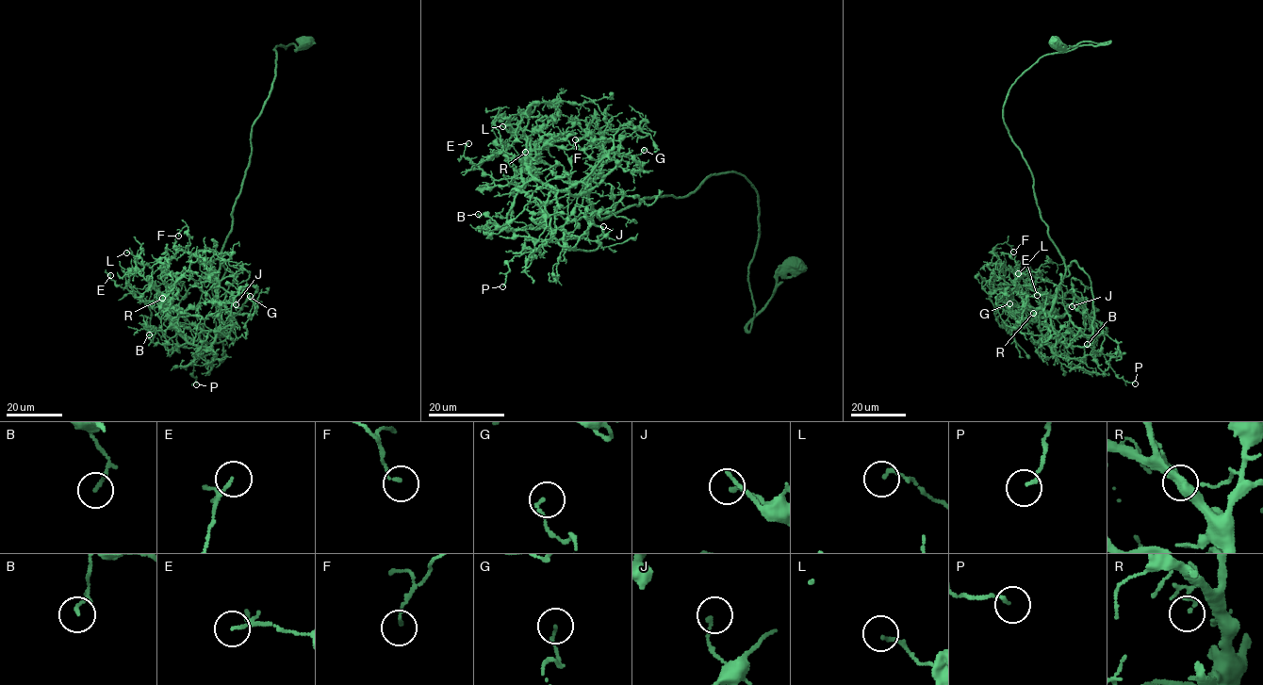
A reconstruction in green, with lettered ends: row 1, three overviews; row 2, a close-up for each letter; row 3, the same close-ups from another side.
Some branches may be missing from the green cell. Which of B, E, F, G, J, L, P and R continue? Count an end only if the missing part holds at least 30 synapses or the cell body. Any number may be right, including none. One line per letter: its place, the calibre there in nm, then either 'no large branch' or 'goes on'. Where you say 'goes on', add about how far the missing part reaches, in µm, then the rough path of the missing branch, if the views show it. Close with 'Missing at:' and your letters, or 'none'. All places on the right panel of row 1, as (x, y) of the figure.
B: place (1087, 344); calibre 130 nm; no large branch
E: place (1037, 295); calibre 80 nm; no large branch
F: place (1013, 252); calibre 120 nm; no large branch
G: place (1009, 303); calibre 120 nm; no large branch
J: place (1072, 306); calibre 120 nm; no large branch
L: place (1018, 273); calibre 130 nm; no large branch
P: place (1135, 383); calibre 110 nm; no large branch
R: place (1033, 313); calibre 130 nm; no large branch
Missing at: none

